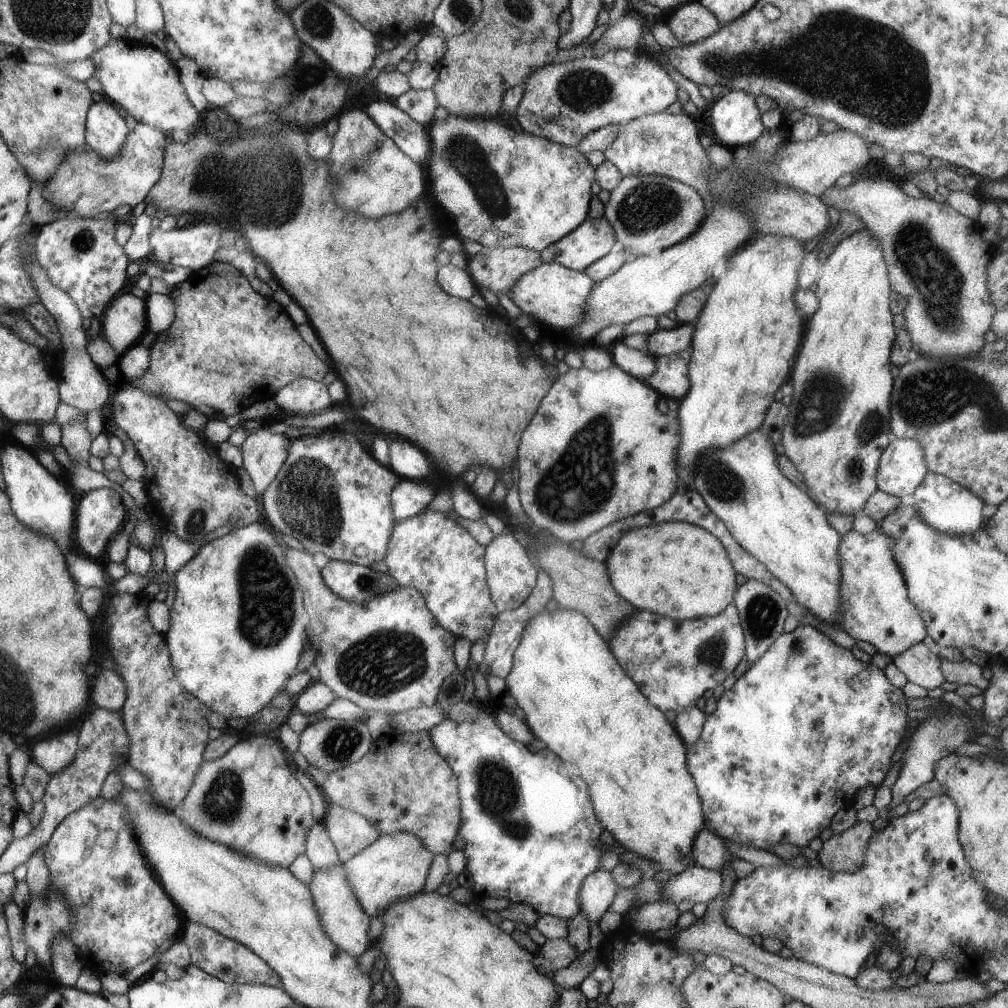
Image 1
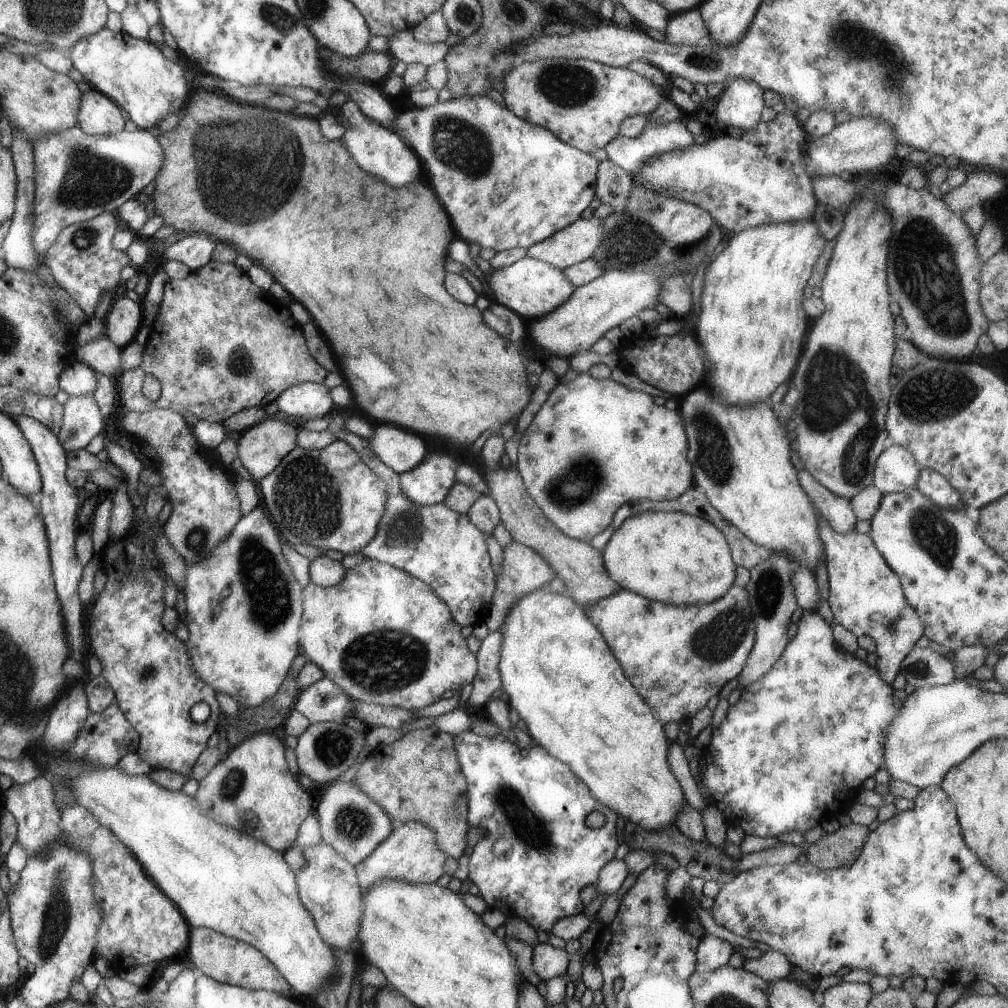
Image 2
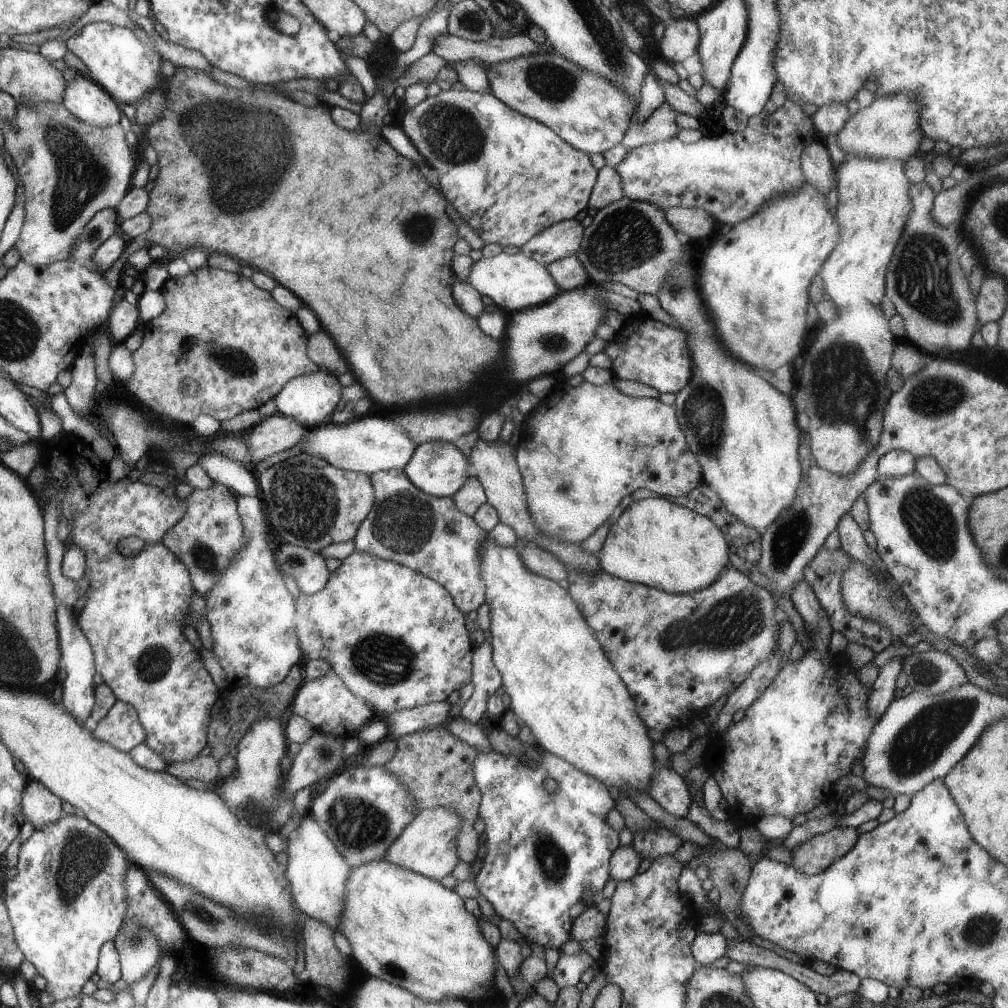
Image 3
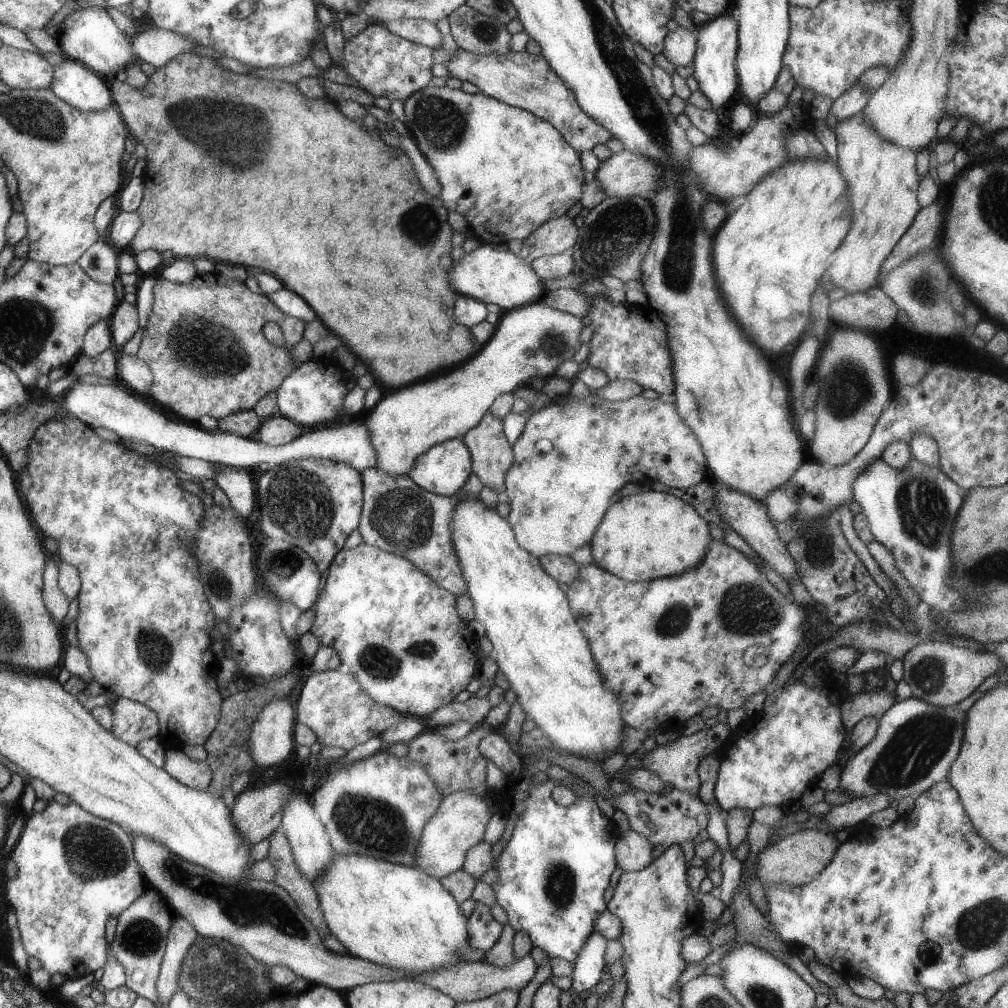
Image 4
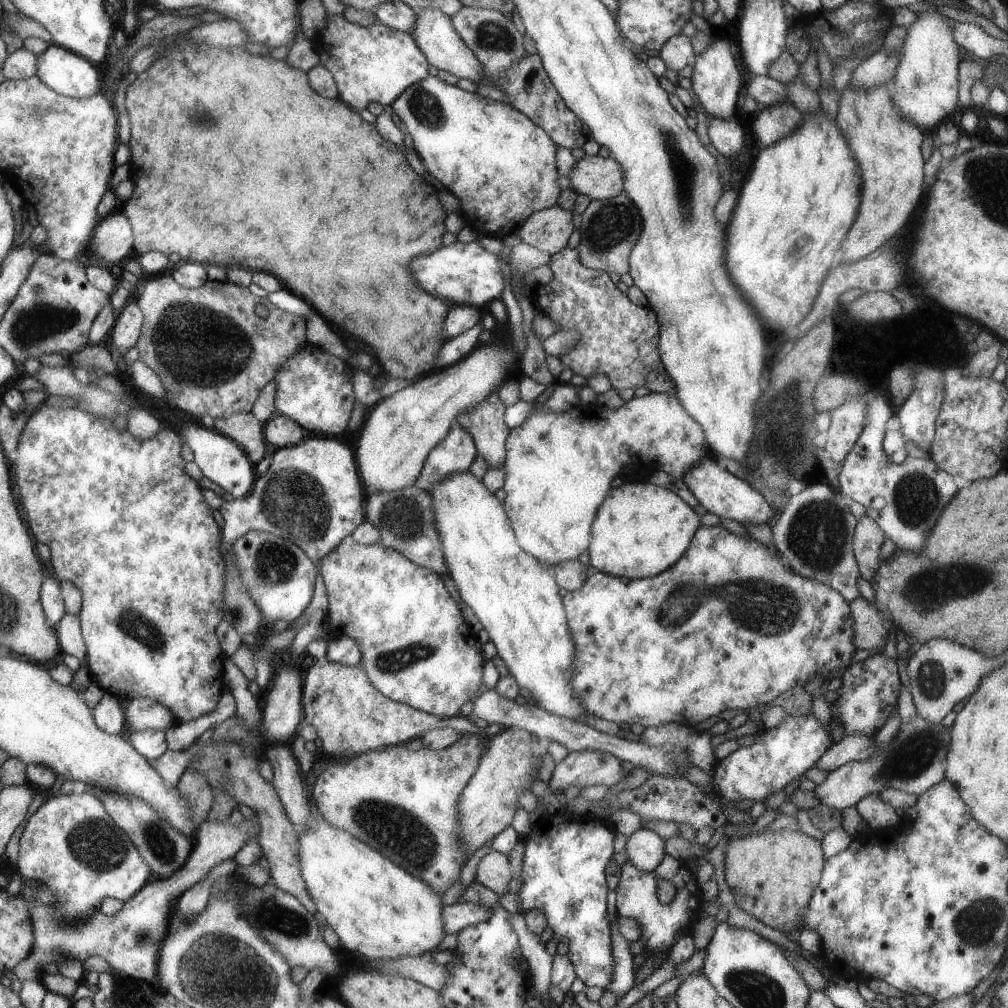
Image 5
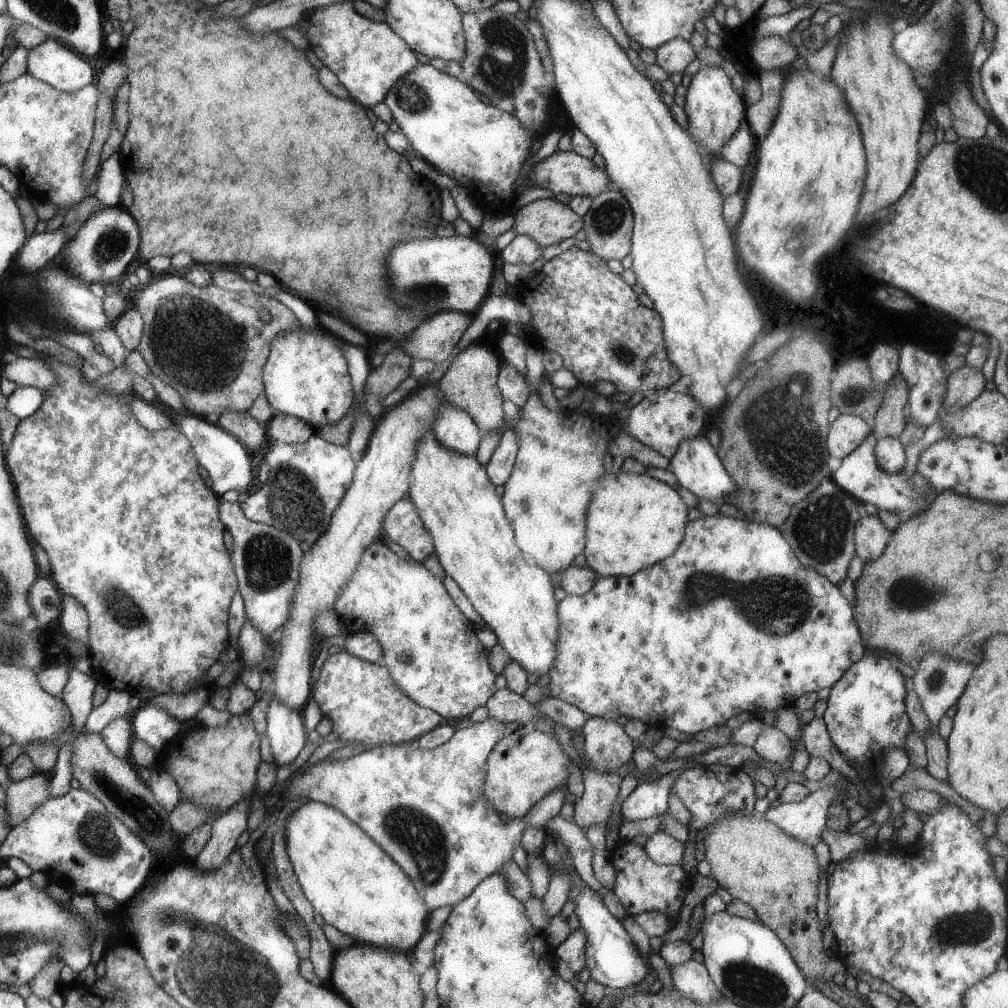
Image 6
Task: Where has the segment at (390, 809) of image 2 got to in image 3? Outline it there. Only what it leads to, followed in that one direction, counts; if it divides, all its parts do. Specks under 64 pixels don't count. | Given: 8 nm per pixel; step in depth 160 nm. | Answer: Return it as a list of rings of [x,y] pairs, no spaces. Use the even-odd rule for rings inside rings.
[[[446,725],[432,730],[413,732],[397,741],[397,751],[386,767],[394,773],[413,794],[419,810],[434,807],[453,808],[460,816],[460,832],[456,836],[456,848],[460,860],[472,864],[478,856],[478,834],[472,828],[478,816],[480,788],[475,780],[473,763],[479,752],[467,742],[456,738]]]

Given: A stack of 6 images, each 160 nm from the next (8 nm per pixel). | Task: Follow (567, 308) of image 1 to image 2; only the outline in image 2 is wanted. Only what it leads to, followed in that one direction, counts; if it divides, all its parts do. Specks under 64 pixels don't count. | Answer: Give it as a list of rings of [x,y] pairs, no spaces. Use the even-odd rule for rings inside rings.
[[[531,257],[522,258],[512,266],[493,270],[491,276],[484,276],[483,273],[479,273],[479,275],[482,280],[485,278],[490,286],[492,292],[489,297],[491,300],[512,310],[526,322],[548,316],[550,312],[560,308],[576,290],[576,287],[564,276],[562,270]]]

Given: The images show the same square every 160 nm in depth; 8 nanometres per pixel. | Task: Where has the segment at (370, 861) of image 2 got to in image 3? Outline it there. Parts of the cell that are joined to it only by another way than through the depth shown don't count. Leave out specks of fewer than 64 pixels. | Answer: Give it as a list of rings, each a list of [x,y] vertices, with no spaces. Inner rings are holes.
[[[450,807],[422,809],[411,824],[404,828],[402,834],[390,844],[390,848],[382,860],[420,874],[420,876],[442,880],[460,862],[456,848],[456,836],[460,832],[460,818],[461,816]]]

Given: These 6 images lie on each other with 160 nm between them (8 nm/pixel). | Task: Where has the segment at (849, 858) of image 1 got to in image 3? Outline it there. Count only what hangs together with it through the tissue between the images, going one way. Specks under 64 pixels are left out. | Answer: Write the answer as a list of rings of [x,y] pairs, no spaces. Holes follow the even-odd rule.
[[[836,826],[794,848],[789,865],[808,875],[824,872],[830,864],[834,864],[838,858],[842,858],[854,848],[859,836],[856,828]]]

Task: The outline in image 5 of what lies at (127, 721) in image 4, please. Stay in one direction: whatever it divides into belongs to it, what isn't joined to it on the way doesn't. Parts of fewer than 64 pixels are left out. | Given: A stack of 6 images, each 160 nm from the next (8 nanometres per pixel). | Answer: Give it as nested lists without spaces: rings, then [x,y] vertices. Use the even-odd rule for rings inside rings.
[[[153,698],[132,699],[124,710],[128,720],[127,735],[146,729],[165,731],[176,724],[175,714]]]

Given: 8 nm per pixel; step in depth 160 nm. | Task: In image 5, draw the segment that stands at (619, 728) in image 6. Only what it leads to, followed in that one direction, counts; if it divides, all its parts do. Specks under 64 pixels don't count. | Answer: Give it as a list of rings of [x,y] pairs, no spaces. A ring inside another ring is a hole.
[[[465,733],[453,745],[442,750],[424,746],[409,750],[406,745],[398,745],[354,755],[346,764],[332,764],[321,772],[312,785],[311,798],[324,818],[336,828],[372,844],[372,848],[380,848],[380,852],[397,865],[432,885],[432,888],[445,892],[459,880],[460,870],[467,862],[459,829],[460,798],[479,768],[488,746],[489,739],[485,735]],[[569,751],[568,756],[555,766],[549,788],[554,793],[570,786],[604,784],[611,787],[627,775],[620,763],[616,755],[602,751]],[[378,812],[384,816],[378,818]]]

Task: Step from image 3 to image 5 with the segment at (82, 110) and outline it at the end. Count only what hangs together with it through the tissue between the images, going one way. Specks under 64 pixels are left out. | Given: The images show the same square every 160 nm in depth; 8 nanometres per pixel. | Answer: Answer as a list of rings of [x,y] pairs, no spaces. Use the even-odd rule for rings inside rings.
[[[51,44],[42,54],[37,54],[38,72],[35,74],[48,88],[55,89],[60,95],[72,98],[88,98],[100,93],[102,82],[96,66],[92,66],[88,59],[80,56],[78,53],[62,48],[60,45]]]

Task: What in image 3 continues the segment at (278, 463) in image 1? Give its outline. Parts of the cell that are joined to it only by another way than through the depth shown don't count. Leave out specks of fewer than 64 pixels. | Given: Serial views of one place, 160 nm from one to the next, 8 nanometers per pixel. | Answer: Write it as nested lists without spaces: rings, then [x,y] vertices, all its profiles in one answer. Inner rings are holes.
[[[279,413],[268,416],[246,439],[249,442],[254,468],[260,460],[296,446],[304,434],[306,434],[306,428],[302,426],[302,422],[298,424],[292,417]]]

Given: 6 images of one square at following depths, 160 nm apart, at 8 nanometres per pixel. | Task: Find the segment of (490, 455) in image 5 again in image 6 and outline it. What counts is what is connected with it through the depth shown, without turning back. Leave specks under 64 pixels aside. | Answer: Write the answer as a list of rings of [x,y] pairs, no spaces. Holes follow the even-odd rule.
[[[482,341],[474,342],[450,361],[447,372],[438,379],[438,389],[443,393],[444,400],[468,411],[482,432],[497,429],[505,421],[504,398],[497,385],[499,358],[492,350],[484,348]]]

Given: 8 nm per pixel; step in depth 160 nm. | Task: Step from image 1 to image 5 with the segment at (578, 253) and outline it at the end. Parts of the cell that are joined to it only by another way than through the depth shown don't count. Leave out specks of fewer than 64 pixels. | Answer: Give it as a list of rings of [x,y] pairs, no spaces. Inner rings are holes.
[[[552,205],[528,216],[518,228],[518,233],[522,242],[553,255],[566,247],[574,228],[572,211]]]

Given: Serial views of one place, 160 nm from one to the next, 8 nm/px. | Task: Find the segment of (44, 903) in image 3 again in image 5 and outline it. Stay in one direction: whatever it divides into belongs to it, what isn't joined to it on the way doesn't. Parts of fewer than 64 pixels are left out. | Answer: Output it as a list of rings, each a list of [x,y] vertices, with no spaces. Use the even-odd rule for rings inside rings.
[[[88,791],[50,796],[25,822],[18,846],[18,872],[48,886],[57,898],[53,905],[70,920],[100,911],[105,897],[130,900],[150,878],[150,865],[136,844],[107,813],[99,797]]]

